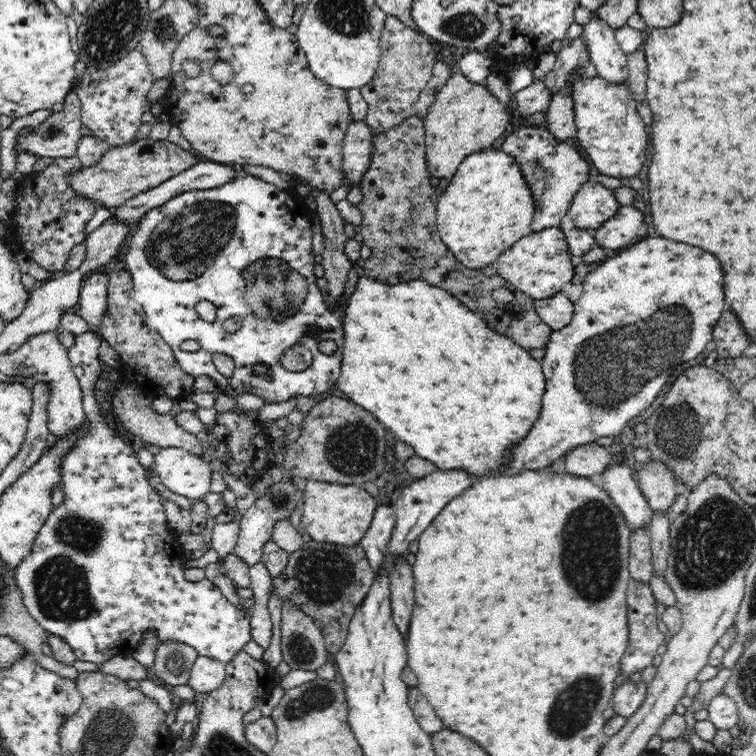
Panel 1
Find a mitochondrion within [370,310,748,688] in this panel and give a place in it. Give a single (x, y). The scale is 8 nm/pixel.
(592, 541)

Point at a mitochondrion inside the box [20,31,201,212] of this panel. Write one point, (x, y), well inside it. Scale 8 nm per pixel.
(51, 131)

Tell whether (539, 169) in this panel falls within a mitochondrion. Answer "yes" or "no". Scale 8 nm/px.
yes

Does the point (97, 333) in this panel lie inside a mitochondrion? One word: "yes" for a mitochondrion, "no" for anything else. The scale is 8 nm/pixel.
no

